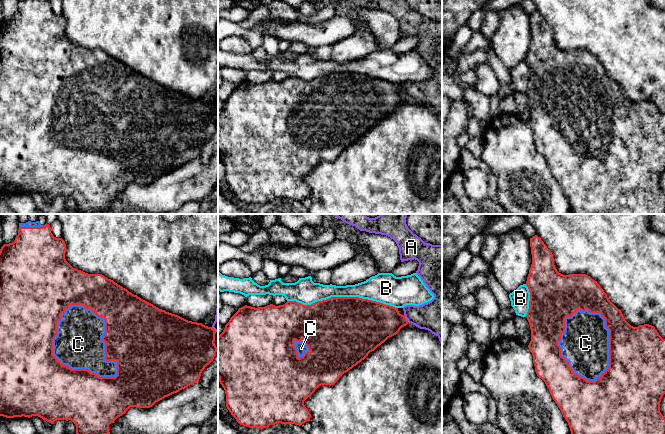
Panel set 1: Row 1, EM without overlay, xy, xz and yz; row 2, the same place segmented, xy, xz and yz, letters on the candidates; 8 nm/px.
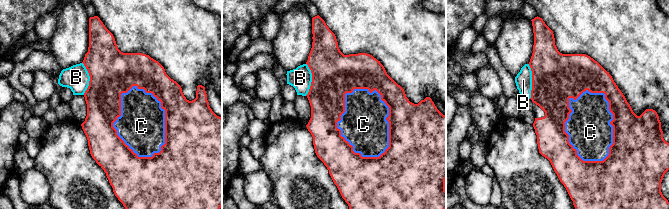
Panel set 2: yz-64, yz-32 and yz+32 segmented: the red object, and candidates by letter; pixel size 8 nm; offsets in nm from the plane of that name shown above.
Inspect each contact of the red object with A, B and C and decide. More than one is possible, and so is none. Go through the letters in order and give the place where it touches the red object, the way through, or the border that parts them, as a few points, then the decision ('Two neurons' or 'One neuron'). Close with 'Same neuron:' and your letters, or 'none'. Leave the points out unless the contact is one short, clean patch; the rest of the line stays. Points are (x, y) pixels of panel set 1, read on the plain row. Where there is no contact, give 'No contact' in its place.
A: Touches red at xz (405, 94). Two neurons
B: Touches red at xz (342, 73). Two neurons
C: Touches red at xy (104, 111). One neuron
Same neuron: C

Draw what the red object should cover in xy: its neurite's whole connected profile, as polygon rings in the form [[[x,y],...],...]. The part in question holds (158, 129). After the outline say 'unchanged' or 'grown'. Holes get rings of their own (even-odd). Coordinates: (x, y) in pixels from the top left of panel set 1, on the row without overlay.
[[[19,0],[15,16],[0,25],[0,192],[38,192],[51,200],[57,196],[71,196],[78,212],[100,214],[110,211],[109,201],[130,183],[150,184],[165,173],[199,158],[202,147],[218,127],[214,119],[216,108],[212,103],[159,85],[102,50],[88,50],[73,44],[66,37],[65,29],[65,17],[53,12],[49,0]]] | grown

